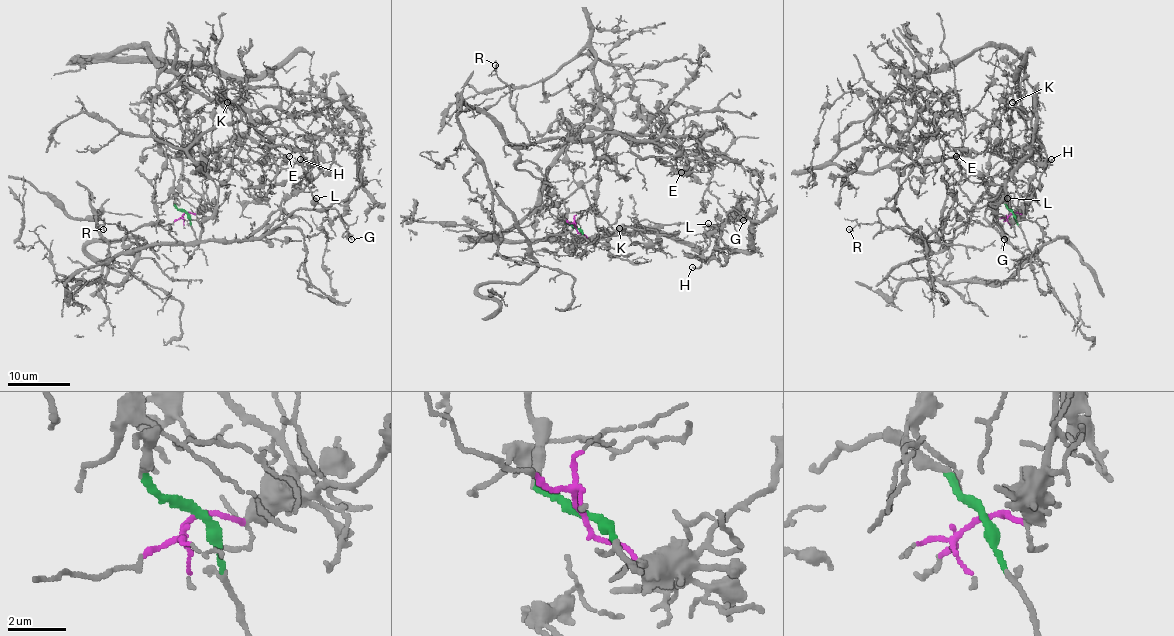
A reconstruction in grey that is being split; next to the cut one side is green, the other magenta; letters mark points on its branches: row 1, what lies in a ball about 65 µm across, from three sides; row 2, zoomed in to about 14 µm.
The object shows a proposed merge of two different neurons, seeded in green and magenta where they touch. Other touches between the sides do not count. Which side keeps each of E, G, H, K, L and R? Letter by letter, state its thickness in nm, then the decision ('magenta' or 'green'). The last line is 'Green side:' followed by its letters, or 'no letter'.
E: calibre 110 nm; magenta
G: calibre 300 nm; magenta
H: calibre 140 nm; magenta
K: calibre 100 nm; magenta
L: calibre 180 nm; magenta
R: calibre 140 nm; green
Green side: R

